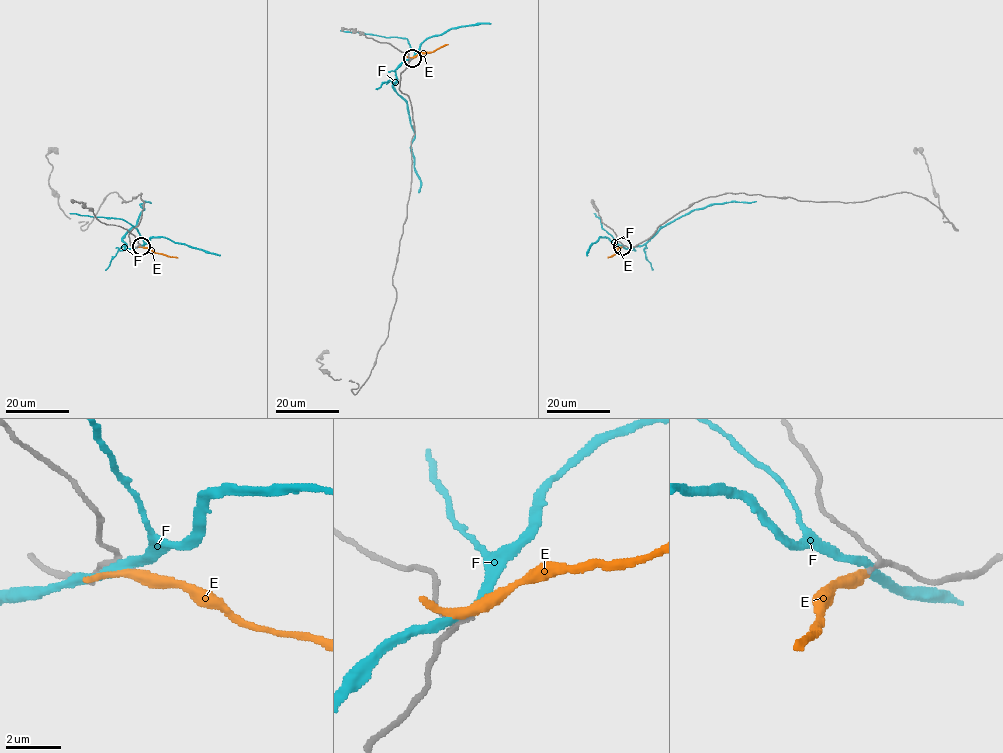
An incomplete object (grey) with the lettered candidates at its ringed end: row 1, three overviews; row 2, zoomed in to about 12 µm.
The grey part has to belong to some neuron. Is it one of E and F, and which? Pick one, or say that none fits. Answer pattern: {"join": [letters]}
{"join": ["E"]}

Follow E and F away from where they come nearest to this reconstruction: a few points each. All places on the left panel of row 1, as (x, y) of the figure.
E: (141, 246), (178, 257)
F: (140, 245), (126, 249), (122, 237), (135, 226), (144, 209), (140, 204), (148, 201)

